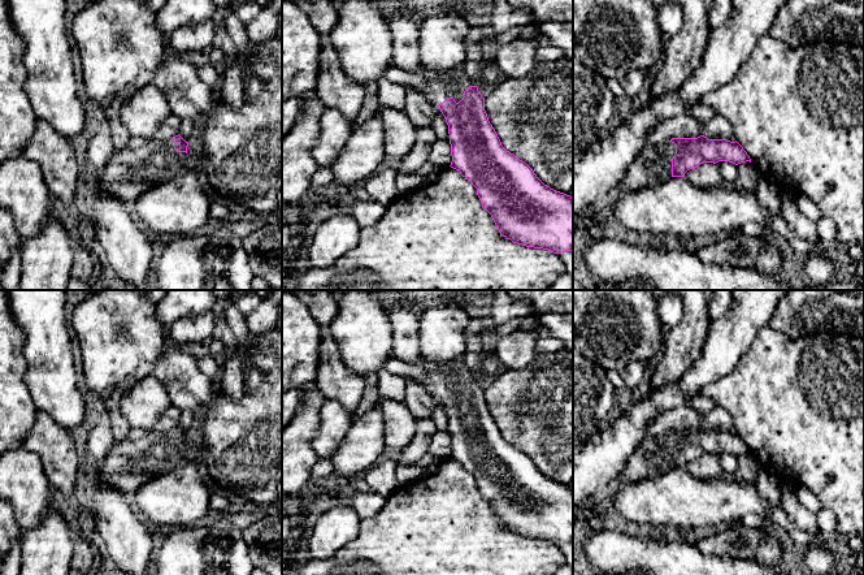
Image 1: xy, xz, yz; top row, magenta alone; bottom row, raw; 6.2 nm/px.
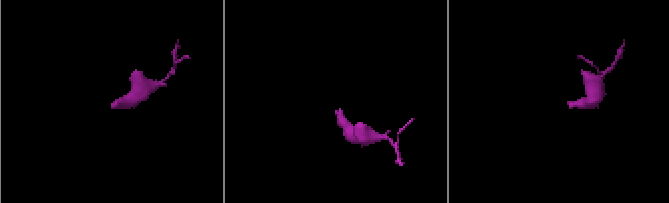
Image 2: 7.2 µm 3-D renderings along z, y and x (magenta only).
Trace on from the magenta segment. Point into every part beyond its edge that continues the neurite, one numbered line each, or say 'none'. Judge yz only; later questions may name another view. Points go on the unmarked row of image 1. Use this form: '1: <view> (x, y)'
1: yz (652, 457)

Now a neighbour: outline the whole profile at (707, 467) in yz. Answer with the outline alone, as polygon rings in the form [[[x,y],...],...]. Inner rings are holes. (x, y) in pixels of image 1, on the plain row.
[[[703,454],[683,467],[690,475],[700,480],[712,481],[724,476],[717,455]]]

